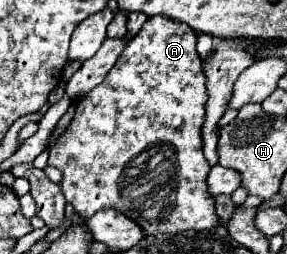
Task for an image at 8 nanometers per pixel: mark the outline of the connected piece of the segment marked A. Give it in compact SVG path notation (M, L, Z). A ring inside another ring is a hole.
M165 16L149 18L141 32L129 40L129 46L125 46L105 80L81 98L81 102L73 102L61 116L49 136L47 164L61 170L63 180L59 186L77 214L91 218L101 208L115 208L135 220L145 234L177 234L189 228L213 230L217 226L215 202L207 194L205 184L211 170L201 150L207 88L203 60L195 44L197 34L189 26ZM125 170L127 190L121 190Z

